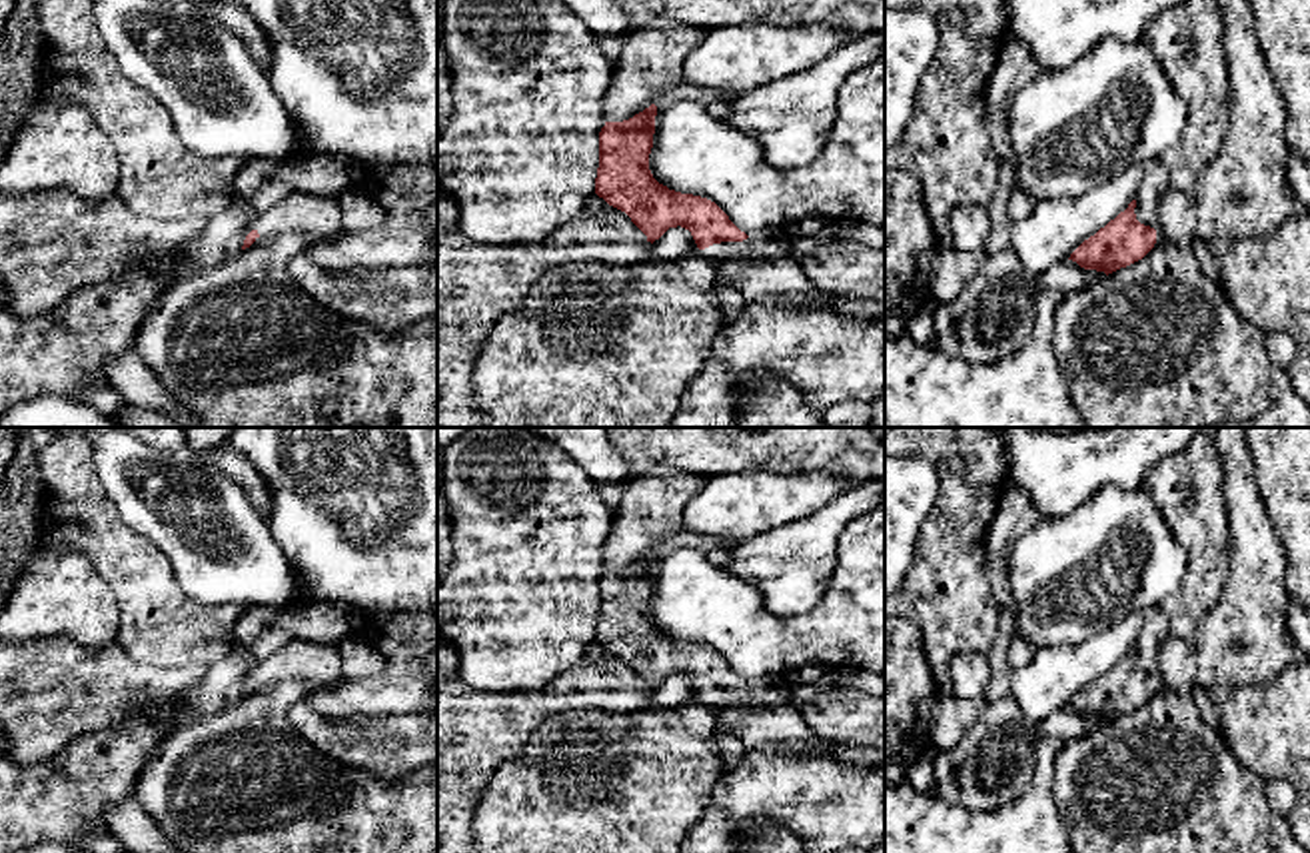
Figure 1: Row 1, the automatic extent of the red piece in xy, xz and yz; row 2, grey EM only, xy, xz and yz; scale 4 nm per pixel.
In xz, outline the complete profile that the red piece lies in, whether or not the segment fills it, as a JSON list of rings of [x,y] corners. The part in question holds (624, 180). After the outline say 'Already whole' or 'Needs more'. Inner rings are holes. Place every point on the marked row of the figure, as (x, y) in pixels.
[[[657,106],[623,122],[605,122],[599,132],[595,194],[625,212],[647,236],[659,240],[669,228],[691,232],[701,254],[713,262],[735,256],[789,256],[791,240],[779,234],[747,236],[711,200],[659,184],[649,170]]]. Needs more

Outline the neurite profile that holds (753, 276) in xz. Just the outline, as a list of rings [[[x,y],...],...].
[[[735,256],[715,262],[717,280],[735,288],[747,302],[769,296],[811,296],[817,294],[811,280],[791,256]]]

